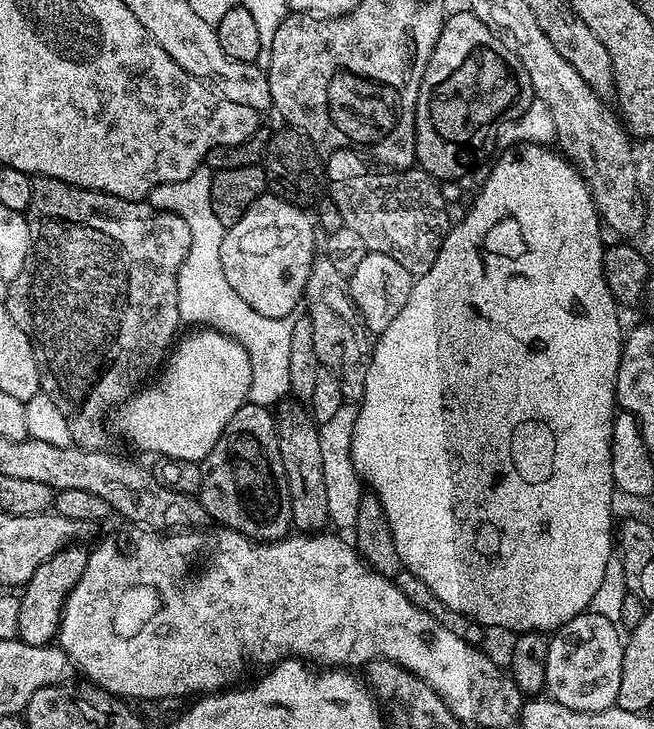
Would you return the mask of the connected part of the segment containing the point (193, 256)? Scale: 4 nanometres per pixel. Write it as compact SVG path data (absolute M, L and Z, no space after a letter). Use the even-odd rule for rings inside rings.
M201 166L194 170L194 174L190 174L190 178L154 186L146 200L164 212L178 214L192 231L188 257L182 262L176 275L178 314L181 321L185 325L192 324L188 326L214 328L237 340L250 358L252 381L248 400L271 409L291 393L290 334L294 334L294 319L292 316L266 318L266 314L258 314L258 310L254 310L254 306L246 306L246 302L242 302L242 298L234 294L234 286L226 282L226 274L222 274L222 242L226 229L222 222L218 222L218 214L214 214L210 198L213 175L213 169Z

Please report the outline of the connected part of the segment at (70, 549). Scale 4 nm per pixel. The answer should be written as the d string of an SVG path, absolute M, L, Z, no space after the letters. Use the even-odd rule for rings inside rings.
M73 542L68 547L58 550L30 577L23 585L20 596L20 613L18 614L18 636L30 646L51 645L57 639L60 630L60 615L64 609L66 598L74 586L78 586L78 578L86 570L89 549Z

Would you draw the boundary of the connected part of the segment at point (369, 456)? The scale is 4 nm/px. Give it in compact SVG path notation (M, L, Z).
M525 143L524 148L517 156L504 156L492 168L492 173L484 180L476 201L469 203L466 214L462 219L453 223L444 237L438 258L434 258L434 266L426 270L426 274L415 277L410 298L406 306L402 306L398 318L386 326L386 330L375 337L372 346L372 357L370 366L366 370L366 390L364 397L358 402L356 410L356 421L352 431L352 461L354 470L360 476L361 481L366 482L367 487L375 493L380 500L382 510L385 512L385 520L390 526L390 534L394 538L398 558L403 571L414 574L434 590L434 595L441 602L446 602L450 610L454 610L463 616L469 616L476 623L484 625L485 629L505 628L511 634L521 632L543 632L551 634L557 628L561 628L570 618L580 616L589 611L592 599L602 583L602 574L606 574L606 562L614 554L614 524L612 528L612 496L614 497L614 485L612 482L612 471L610 470L610 446L612 445L612 423L618 411L616 402L616 379L618 378L618 366L620 365L620 349L622 347L622 331L620 332L620 316L616 300L610 294L610 286L606 286L604 277L604 249L605 241L600 241L602 233L602 221L596 213L594 198L590 194L587 182L580 177L580 171L572 165L572 161L559 151L543 144Z

